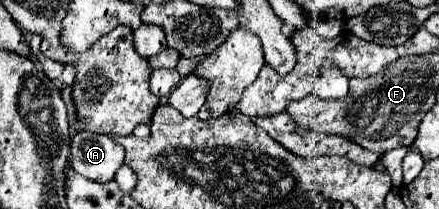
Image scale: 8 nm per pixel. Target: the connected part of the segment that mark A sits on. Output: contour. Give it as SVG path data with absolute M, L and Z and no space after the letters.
M79 131L71 141L71 163L77 173L91 181L111 181L123 159L125 149L107 135Z

